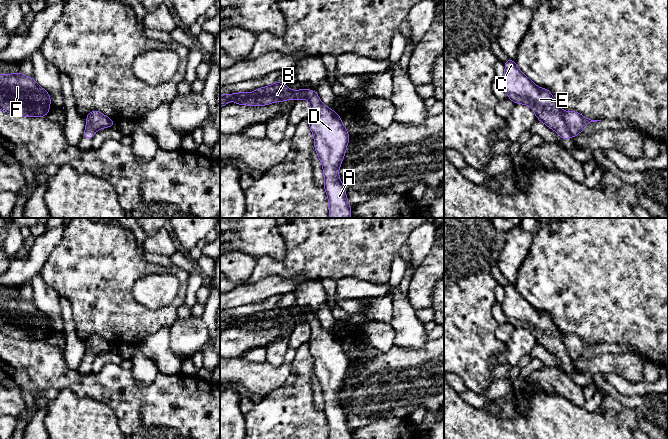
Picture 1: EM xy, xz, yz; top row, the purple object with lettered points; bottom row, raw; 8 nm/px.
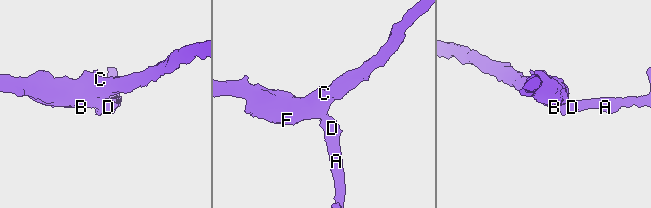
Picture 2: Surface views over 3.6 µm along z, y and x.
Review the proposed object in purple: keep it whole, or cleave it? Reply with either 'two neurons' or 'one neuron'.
one neuron

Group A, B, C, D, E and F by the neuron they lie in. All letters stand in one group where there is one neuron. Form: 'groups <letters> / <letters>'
groups A B C D E F

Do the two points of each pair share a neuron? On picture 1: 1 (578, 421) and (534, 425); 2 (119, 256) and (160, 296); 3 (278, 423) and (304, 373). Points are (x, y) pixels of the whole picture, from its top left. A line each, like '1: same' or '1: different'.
1: same
2: different
3: same

